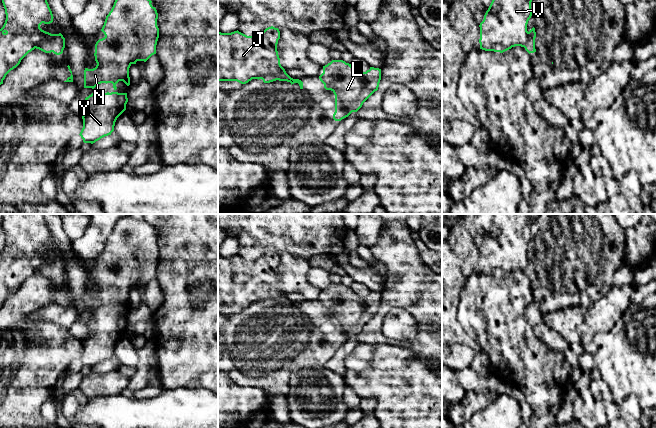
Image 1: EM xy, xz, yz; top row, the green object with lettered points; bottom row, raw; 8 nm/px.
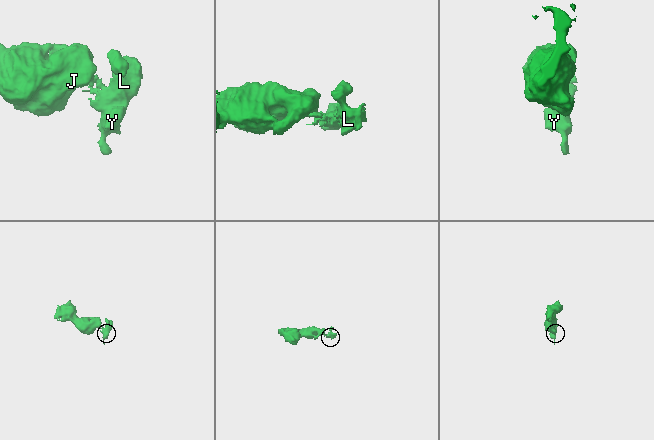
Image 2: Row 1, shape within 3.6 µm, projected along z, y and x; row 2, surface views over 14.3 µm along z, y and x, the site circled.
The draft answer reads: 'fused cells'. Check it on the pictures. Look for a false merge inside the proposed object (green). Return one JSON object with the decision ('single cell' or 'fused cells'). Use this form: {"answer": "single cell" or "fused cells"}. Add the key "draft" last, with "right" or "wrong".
{"answer": "fused cells", "draft": "right"}

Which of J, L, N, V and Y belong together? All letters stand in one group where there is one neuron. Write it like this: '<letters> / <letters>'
J V / L N Y

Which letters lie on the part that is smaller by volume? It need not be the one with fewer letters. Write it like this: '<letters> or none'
L, N, Y

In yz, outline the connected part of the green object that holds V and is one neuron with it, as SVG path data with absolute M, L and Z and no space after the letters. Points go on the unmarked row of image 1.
M494 214L493 224L479 249L480 273L503 277L515 270L524 271L529 263L527 248L533 223L528 214Z

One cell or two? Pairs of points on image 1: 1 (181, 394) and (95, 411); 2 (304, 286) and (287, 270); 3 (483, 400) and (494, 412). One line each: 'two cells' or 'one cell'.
1: one cell
2: one cell
3: two cells

